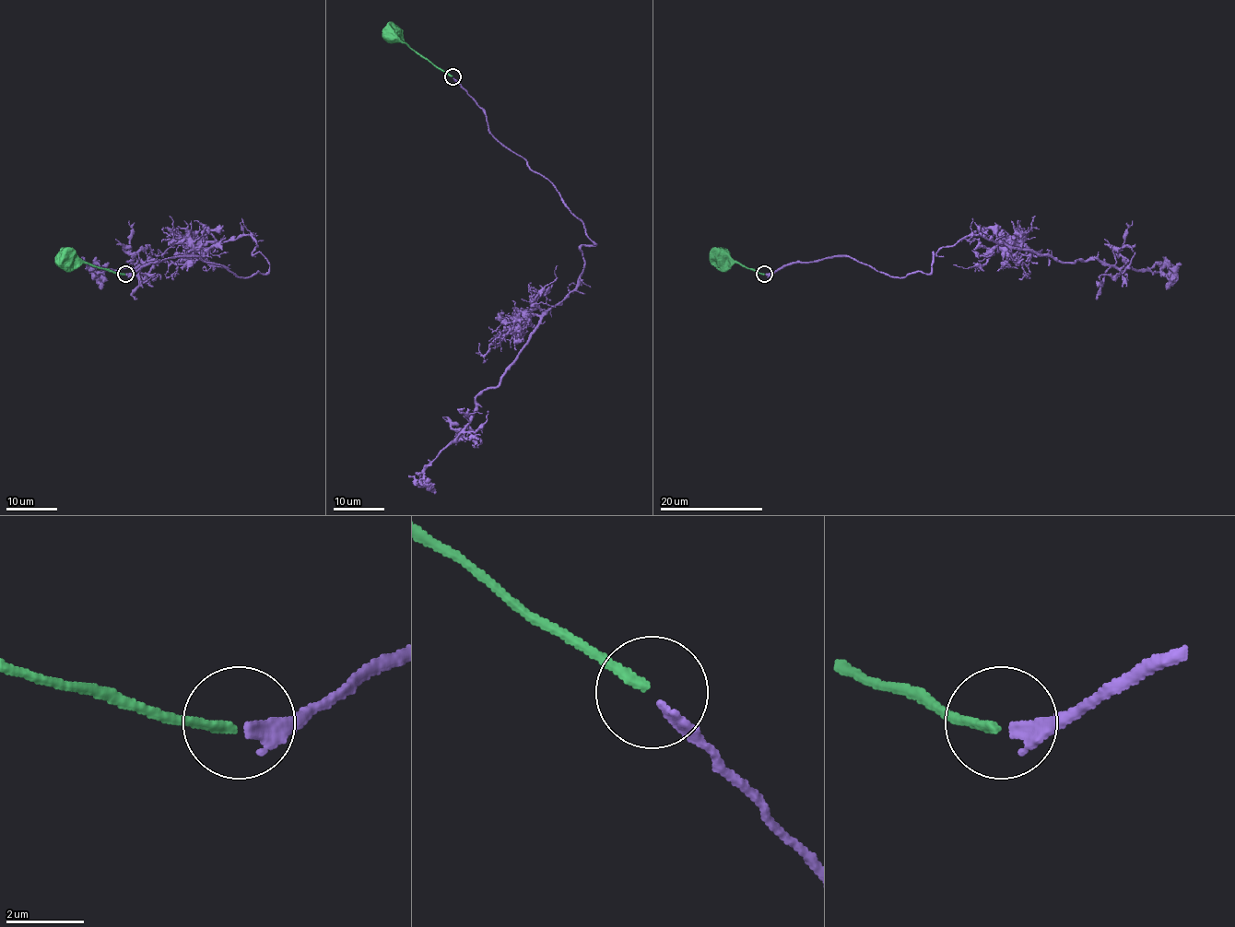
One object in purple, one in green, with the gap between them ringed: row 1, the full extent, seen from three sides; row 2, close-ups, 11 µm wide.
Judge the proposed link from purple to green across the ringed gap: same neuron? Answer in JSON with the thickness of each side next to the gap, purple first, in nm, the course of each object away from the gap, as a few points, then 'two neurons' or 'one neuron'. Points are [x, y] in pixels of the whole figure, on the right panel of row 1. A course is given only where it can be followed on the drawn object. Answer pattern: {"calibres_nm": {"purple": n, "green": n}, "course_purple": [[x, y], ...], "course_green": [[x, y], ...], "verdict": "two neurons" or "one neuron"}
{"calibres_nm": {"purple": 280, "green": 280}, "course_purple": [[765, 274], [847, 255], [891, 276], [928, 274], [932, 252], [974, 235], [1063, 262], [1170, 274], [1180, 262]], "course_green": [[764, 274], [740, 264], [722, 262], [723, 258]], "verdict": "two neurons"}

